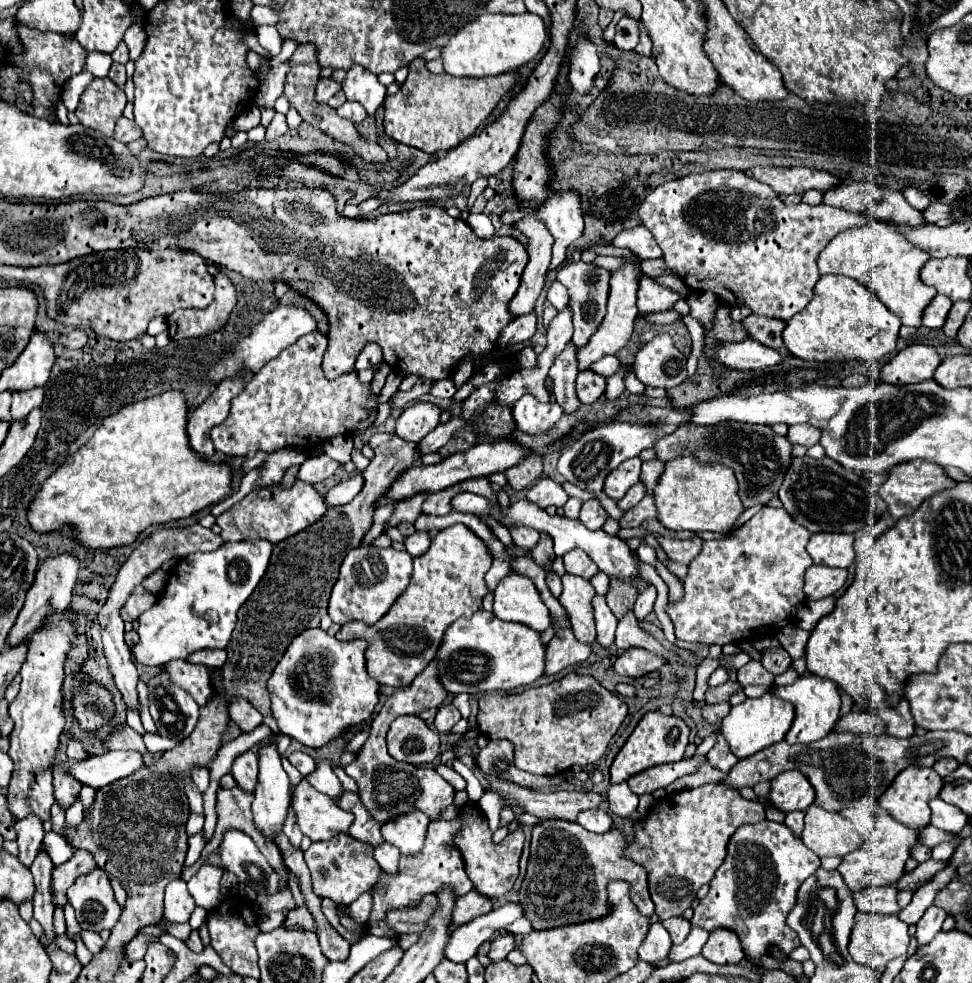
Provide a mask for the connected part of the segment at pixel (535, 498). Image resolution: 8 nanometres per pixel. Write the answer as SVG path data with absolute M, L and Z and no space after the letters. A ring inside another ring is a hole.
M540 478L536 480L534 486L528 488L526 498L532 500L534 504L540 504L542 508L554 506L554 508L562 508L564 502L568 500L568 494L564 492L564 488L560 484L556 484L550 478Z

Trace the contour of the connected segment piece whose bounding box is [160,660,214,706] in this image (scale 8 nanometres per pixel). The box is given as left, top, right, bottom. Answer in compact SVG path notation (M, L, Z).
M172 660L160 666L160 670L168 672L174 684L188 690L198 706L204 706L214 694L214 688L208 678L208 670L202 664L192 664L186 660Z

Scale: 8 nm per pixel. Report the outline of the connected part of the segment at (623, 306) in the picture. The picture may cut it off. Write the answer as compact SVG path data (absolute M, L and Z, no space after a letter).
M624 258L624 266L620 266L618 270L614 270L610 274L610 296L608 296L608 312L600 324L600 328L596 330L596 334L590 338L590 342L578 350L578 370L584 372L590 368L592 362L600 360L606 354L616 354L622 346L626 346L626 342L630 340L632 334L632 324L634 318L638 314L636 310L636 292L638 292L638 280L642 276L640 270L640 258L628 260Z

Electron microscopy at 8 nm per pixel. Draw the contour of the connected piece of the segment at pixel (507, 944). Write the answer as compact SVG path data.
M502 934L502 936L498 936L494 942L492 942L492 946L490 946L490 952L488 952L488 958L492 960L492 962L500 962L500 960L504 960L506 956L508 956L508 952L512 950L512 934Z

